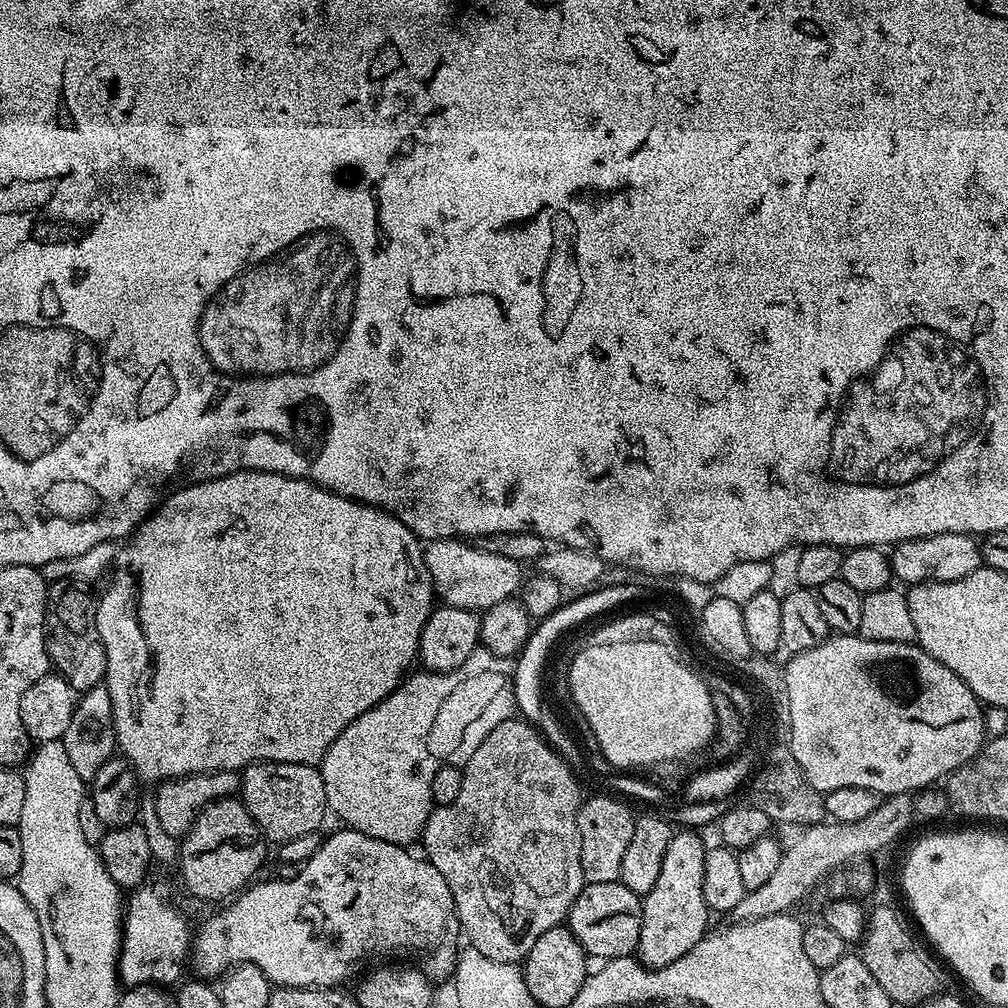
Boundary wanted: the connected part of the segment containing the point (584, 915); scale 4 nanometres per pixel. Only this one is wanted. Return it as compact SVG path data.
M619 882L585 883L584 888L574 898L566 917L566 927L574 934L576 941L583 946L585 953L603 962L631 956L639 946L642 931L643 906L641 897L631 892Z

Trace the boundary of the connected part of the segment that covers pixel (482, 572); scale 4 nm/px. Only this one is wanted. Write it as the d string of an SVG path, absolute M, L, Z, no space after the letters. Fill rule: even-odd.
M460 538L433 540L424 549L426 570L432 579L432 591L450 608L483 610L498 606L498 602L513 599L520 591L521 561L511 560L502 554L486 554Z

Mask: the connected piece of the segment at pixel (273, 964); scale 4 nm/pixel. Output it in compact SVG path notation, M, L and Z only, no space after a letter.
M343 830L336 832L333 836L325 835L320 842L319 850L307 860L299 869L297 876L292 876L289 880L264 880L253 883L251 886L243 889L231 902L225 903L221 912L216 912L204 925L194 932L194 939L190 949L190 968L192 968L197 977L215 978L223 977L224 973L232 967L233 964L253 964L266 974L266 978L272 981L273 985L281 988L330 988L340 986L343 980L348 980L352 975L355 977L361 971L360 964L367 960L372 960L375 956L384 956L389 952L390 955L396 956L413 956L415 963L433 981L439 982L443 976L446 978L453 975L458 955L458 945L456 946L456 932L458 936L458 921L456 919L456 907L454 898L450 894L450 886L446 886L446 878L434 870L434 866L423 855L415 856L412 850L407 847L382 842L378 838L370 838L361 832Z

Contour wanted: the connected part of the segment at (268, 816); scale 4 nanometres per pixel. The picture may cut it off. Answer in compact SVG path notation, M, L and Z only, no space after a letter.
M261 762L249 764L240 778L239 795L254 822L265 833L291 838L302 832L315 832L324 820L328 799L319 767L310 764Z

